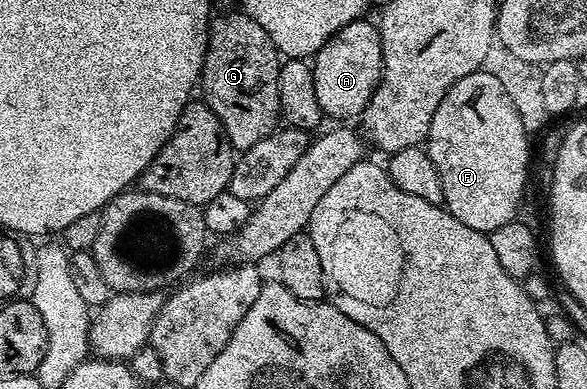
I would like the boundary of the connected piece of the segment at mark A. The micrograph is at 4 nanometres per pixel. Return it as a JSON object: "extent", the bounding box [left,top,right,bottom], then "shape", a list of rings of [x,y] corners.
{"extent":[313,17,383,121],"shape":[[[364,17],[354,19],[349,25],[342,27],[333,37],[329,37],[329,41],[325,41],[323,48],[313,57],[313,85],[317,85],[317,101],[321,101],[321,109],[324,116],[335,119],[337,121],[347,121],[343,119],[351,119],[362,116],[363,111],[369,105],[369,101],[373,97],[373,93],[377,89],[377,85],[383,76],[383,50],[381,49],[381,37],[379,36],[379,28],[374,22],[369,21],[370,18]]]}

